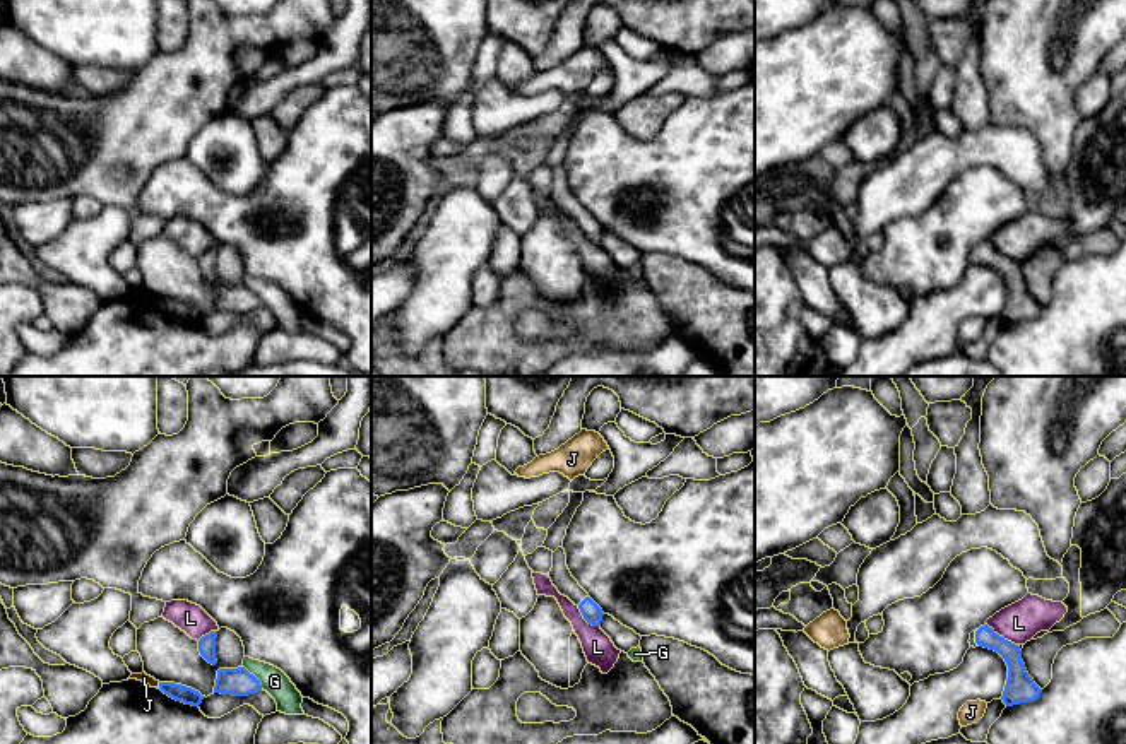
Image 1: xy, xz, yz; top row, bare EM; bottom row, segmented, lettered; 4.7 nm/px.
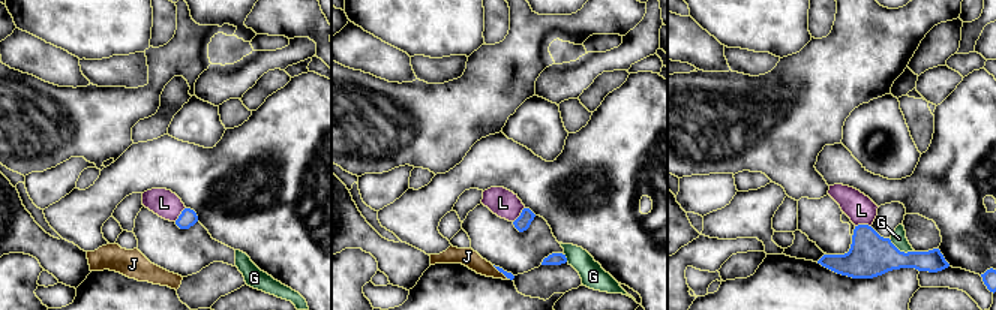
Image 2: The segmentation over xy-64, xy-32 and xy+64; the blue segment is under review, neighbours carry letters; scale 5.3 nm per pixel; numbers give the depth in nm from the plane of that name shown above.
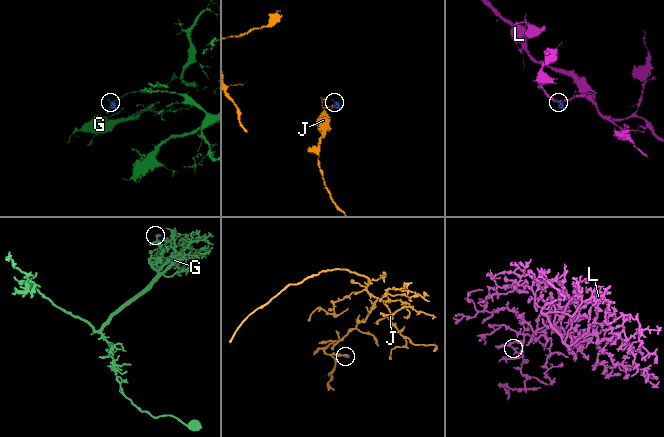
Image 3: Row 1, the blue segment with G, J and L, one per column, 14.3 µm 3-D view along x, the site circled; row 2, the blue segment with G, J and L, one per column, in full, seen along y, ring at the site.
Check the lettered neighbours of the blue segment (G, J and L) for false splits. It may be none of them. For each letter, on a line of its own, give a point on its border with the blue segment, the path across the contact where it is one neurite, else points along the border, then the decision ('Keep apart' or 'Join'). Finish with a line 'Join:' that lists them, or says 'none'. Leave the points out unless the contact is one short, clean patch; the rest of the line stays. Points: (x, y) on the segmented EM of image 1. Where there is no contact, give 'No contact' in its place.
G: Touches blue at xy (255, 678). Boundary: xy (243, 666), (262, 688). Keep apart
J: Touches blue at xy (160, 686). Boundary: xy (158, 683), (160, 688). Keep apart
L: Touches blue at yz (1001, 637). Boundary: yz (986, 623), (1017, 645). Keep apart
Join: none

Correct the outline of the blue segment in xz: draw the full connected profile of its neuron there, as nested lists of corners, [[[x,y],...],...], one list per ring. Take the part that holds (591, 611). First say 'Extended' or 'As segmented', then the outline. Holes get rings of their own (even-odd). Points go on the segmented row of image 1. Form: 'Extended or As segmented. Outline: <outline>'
Extended. Outline: [[[563,547],[553,552],[553,568],[548,575],[558,592],[568,597],[582,612],[584,619],[592,626],[601,626],[602,609],[589,597],[578,585],[566,566],[566,554]]]

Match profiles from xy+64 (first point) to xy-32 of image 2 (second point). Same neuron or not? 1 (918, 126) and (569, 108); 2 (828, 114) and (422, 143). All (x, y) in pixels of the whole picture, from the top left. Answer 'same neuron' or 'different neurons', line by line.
1: same neuron
2: same neuron

